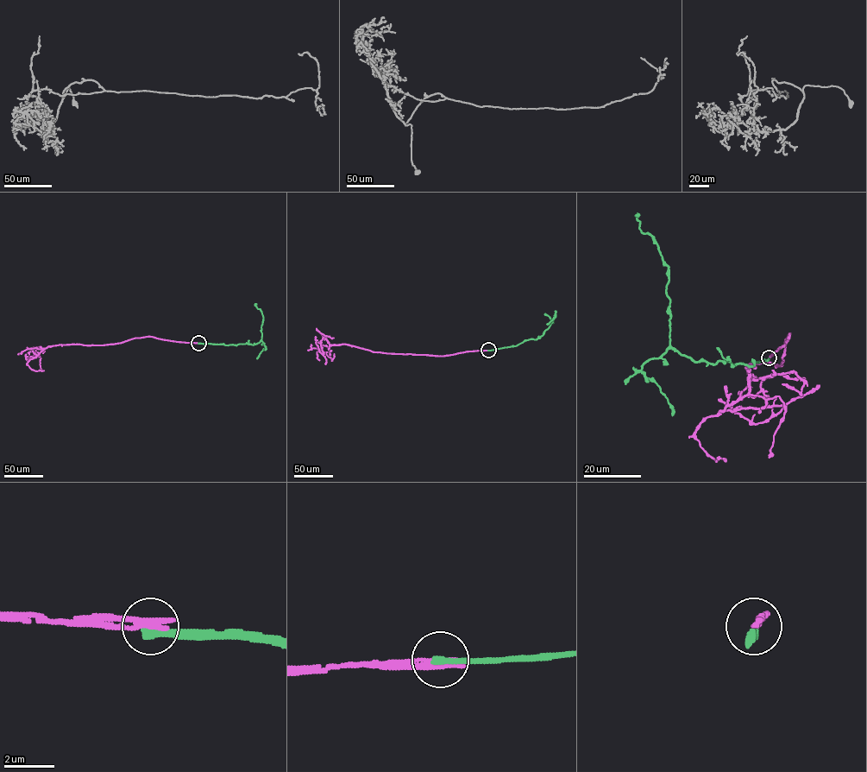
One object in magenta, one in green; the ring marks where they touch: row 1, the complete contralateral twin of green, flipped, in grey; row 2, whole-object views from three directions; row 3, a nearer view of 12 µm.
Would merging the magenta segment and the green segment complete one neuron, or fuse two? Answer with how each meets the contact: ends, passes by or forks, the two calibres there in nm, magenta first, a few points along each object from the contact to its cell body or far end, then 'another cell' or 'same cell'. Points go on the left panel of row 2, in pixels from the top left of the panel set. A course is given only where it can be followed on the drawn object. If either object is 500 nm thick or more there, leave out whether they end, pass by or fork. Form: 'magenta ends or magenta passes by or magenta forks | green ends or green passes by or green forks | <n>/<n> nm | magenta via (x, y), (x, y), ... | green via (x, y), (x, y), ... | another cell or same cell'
magenta ends | green ends | 360/340 nm | magenta via (198, 343), (146, 336), (114, 344), (48, 346), (28, 361), (26, 354) | green via (198, 343), (228, 345), (258, 343), (261, 339), (263, 317), (254, 305), (256, 304) | another cell

